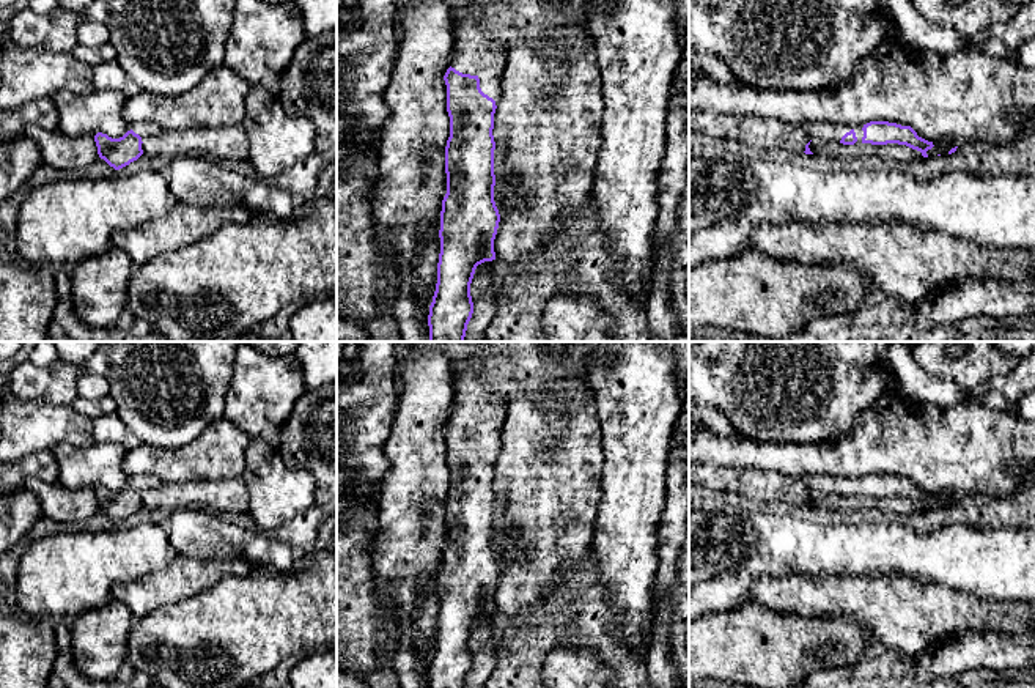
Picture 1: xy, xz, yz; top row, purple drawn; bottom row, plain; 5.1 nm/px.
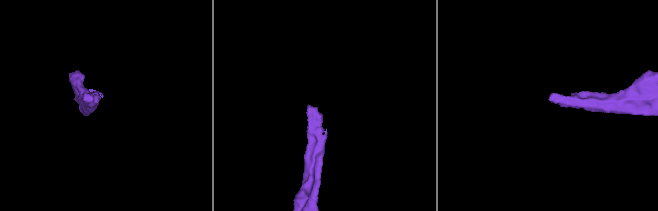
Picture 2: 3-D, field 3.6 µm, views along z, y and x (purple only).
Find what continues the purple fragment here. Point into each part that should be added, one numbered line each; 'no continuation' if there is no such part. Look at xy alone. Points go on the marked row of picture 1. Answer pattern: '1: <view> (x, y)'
1: xy (143, 129)

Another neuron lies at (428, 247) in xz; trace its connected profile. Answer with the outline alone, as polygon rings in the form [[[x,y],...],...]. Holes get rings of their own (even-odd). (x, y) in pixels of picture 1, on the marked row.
[[[440,216],[429,225],[428,233],[417,241],[418,263],[415,266],[418,305],[426,309],[433,302],[437,283],[437,263],[440,253]]]

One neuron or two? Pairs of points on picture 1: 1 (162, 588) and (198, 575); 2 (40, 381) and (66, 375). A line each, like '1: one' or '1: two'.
1: one
2: one

